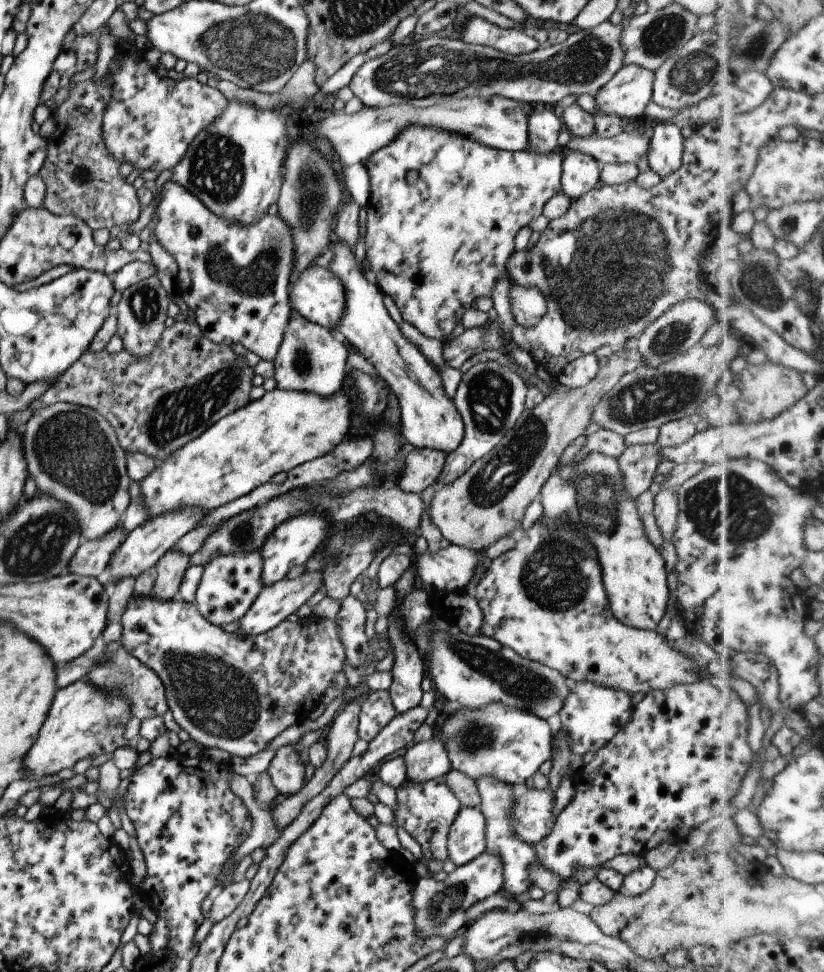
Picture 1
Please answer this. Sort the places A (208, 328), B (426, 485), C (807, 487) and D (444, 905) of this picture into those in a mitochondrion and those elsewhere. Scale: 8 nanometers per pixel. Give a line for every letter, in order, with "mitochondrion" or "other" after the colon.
A: other
B: other
C: other
D: mitochondrion

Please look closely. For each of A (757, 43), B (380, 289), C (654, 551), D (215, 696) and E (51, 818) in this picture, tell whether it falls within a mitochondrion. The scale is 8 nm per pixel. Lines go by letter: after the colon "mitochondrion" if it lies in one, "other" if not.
A: mitochondrion
B: other
C: other
D: mitochondrion
E: other

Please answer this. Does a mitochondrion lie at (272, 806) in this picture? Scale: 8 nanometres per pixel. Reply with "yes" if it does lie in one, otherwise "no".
no

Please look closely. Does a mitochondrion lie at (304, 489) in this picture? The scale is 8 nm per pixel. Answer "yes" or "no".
no

